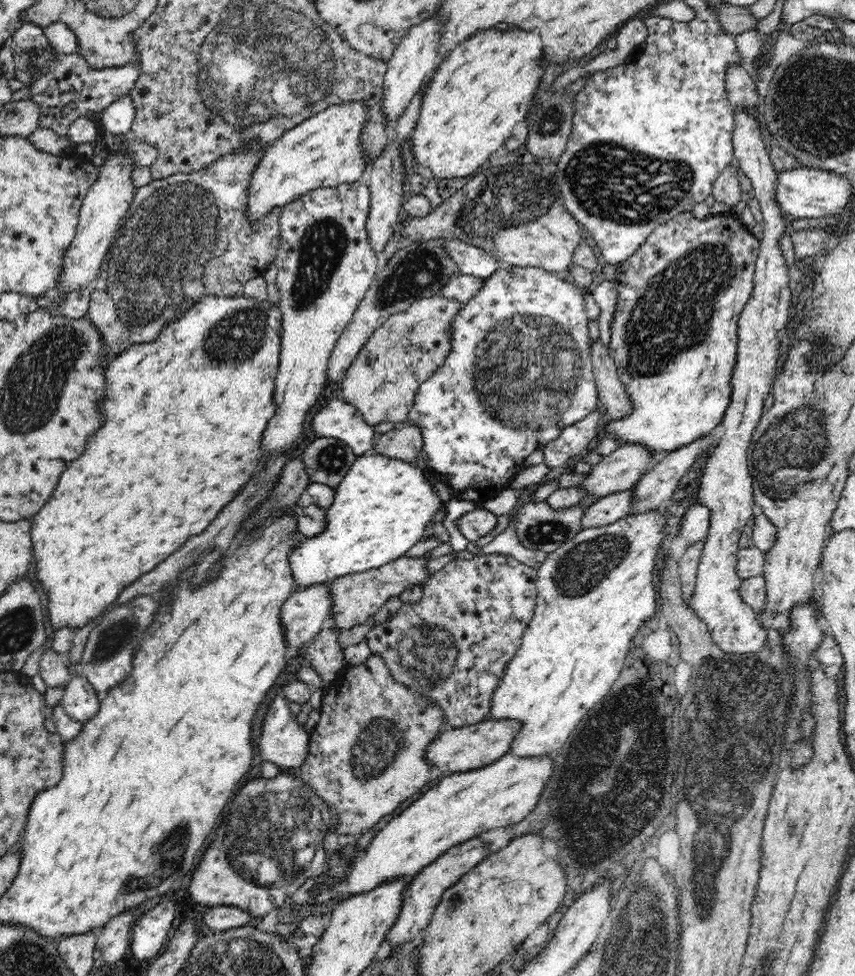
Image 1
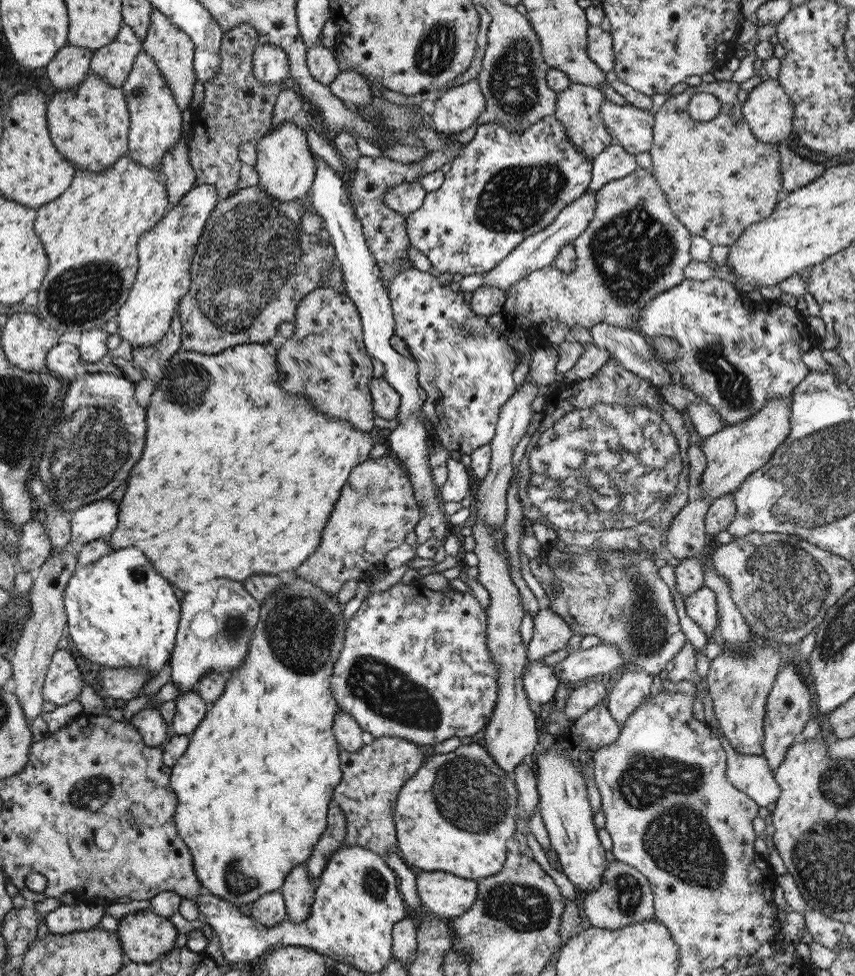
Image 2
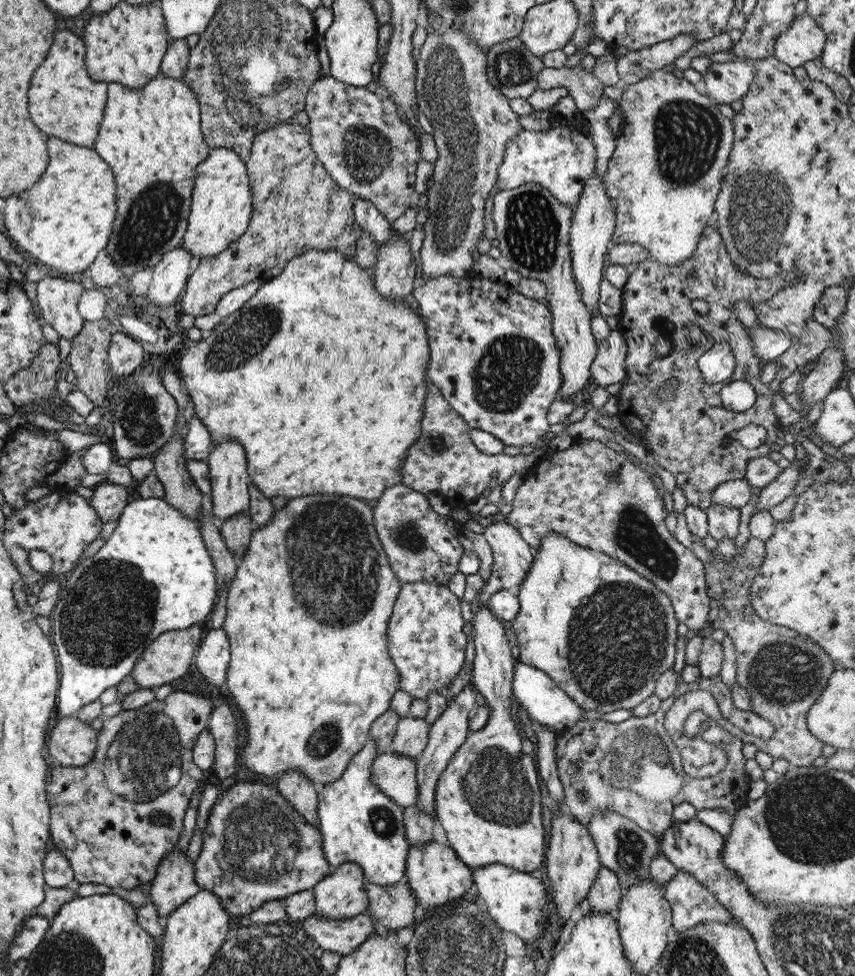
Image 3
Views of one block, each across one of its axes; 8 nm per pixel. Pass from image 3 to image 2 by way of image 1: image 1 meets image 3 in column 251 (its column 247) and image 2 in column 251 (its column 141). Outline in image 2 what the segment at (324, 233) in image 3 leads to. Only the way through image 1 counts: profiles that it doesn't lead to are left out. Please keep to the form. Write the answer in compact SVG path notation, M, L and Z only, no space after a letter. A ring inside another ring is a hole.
M247 186L218 200L205 222L191 259L190 292L179 300L179 350L215 354L230 346L277 340L277 326L281 322L293 322L297 303L319 286L323 267L336 260L329 234L324 228L313 236L302 232L301 213L308 209L308 205L299 199L291 202L273 200L273 196L263 194L257 186Z

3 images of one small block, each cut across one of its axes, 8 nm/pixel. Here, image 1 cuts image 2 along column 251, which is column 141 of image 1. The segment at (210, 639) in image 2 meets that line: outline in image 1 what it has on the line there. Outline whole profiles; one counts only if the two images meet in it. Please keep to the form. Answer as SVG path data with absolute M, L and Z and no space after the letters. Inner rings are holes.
M155 595L140 596L126 606L112 608L112 612L108 612L106 618L102 618L100 626L96 626L92 630L80 662L83 664L82 675L97 691L109 691L127 677L131 669L136 644L141 639L142 633L153 621L156 609L157 599Z

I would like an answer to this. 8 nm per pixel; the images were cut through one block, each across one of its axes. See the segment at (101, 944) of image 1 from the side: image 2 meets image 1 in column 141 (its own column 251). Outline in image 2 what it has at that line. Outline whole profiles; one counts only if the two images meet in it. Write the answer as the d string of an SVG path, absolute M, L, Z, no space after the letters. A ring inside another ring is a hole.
M281 890L267 892L252 902L250 918L257 924L266 928L275 927L286 917Z

